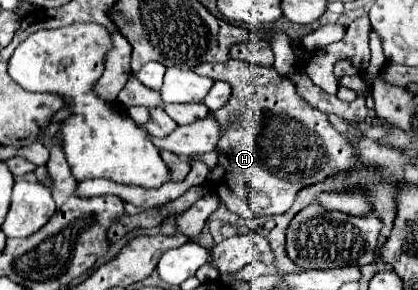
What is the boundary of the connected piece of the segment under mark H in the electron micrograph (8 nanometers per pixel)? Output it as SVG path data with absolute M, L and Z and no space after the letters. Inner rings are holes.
M230 58L222 64L204 62L196 68L196 74L224 80L232 86L232 100L222 110L212 112L212 116L228 118L226 126L230 126L230 130L224 132L218 142L222 154L218 168L208 176L208 184L220 190L218 196L228 210L242 218L250 218L250 208L248 202L240 198L248 198L246 194L250 192L264 192L270 198L264 216L282 214L292 206L300 188L346 172L356 164L354 148L346 136L332 128L328 114L306 104L306 100L296 94L294 84L278 74L276 68ZM248 186L252 186L252 190L248 190Z

